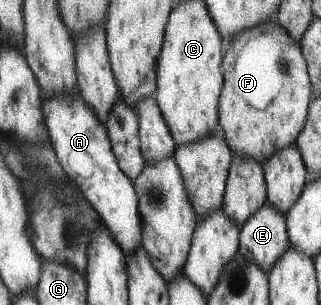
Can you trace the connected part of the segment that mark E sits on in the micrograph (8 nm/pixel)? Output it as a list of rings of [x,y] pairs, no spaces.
[[[267,201],[240,225],[237,253],[265,272],[289,245],[285,215]]]

